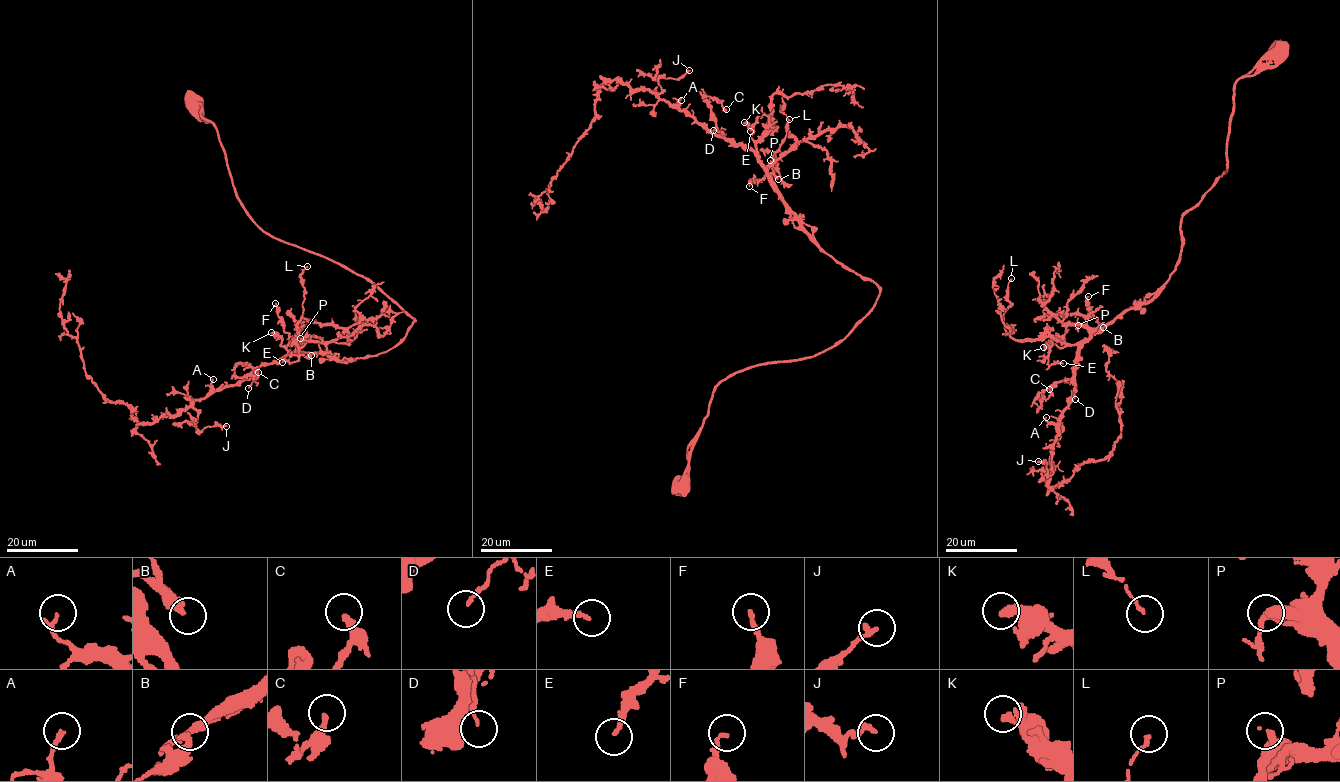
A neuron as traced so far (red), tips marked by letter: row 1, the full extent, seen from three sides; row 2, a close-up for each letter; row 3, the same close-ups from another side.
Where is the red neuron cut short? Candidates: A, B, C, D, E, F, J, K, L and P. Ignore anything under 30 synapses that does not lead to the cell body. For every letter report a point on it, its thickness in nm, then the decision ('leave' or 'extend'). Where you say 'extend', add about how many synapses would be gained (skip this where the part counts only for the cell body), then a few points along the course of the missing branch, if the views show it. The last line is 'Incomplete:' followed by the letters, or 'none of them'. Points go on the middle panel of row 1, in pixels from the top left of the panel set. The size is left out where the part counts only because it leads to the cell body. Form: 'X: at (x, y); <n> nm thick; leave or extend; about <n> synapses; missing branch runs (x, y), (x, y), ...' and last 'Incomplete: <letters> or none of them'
A: at (681, 100); 180 nm thick; leave
B: at (778, 179); 320 nm thick; leave
C: at (726, 109); 280 nm thick; leave
D: at (713, 130); 130 nm thick; leave
E: at (750, 131); 170 nm thick; leave
F: at (749, 186); 130 nm thick; leave
J: at (689, 70); 200 nm thick; leave
K: at (744, 122); 320 nm thick; extend; about 60 synapses; missing branch runs (744, 122), (734, 113), (734, 100), (719, 96), (716, 89), (718, 86)
L: at (789, 119); 130 nm thick; leave
P: at (770, 160); 200 nm thick; leave
Incomplete: K

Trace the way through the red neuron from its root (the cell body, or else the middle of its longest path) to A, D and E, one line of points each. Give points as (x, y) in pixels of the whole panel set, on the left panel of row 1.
A: (192, 103), (216, 129), (250, 218), (362, 275), (414, 320), (376, 355), (299, 351), (224, 388), (213, 379)
D: (192, 103), (216, 129), (250, 218), (362, 275), (414, 320), (388, 350), (344, 361), (293, 352), (248, 388)
E: (192, 103), (250, 218), (414, 320), (376, 355), (291, 354), (294, 338), (299, 359), (282, 362)

